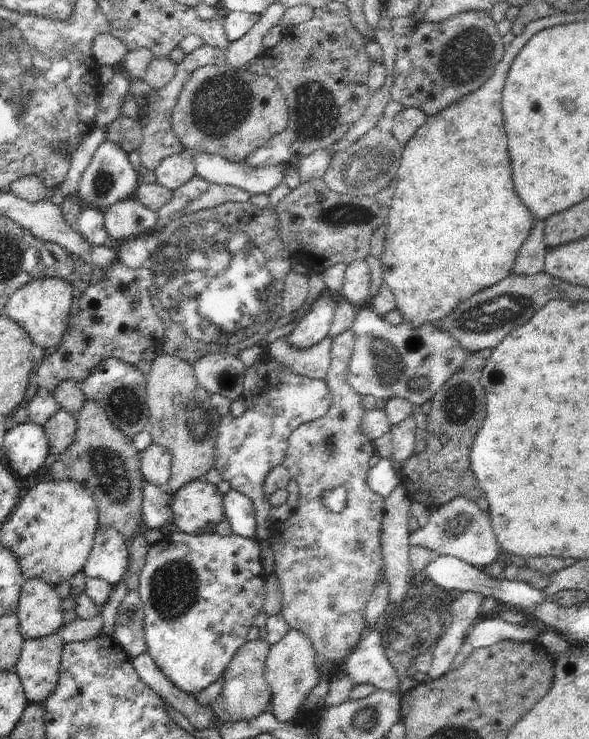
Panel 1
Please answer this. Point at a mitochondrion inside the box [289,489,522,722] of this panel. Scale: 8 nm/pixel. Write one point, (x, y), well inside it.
(459, 522)

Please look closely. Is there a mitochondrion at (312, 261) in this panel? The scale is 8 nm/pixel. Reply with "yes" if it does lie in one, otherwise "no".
no

